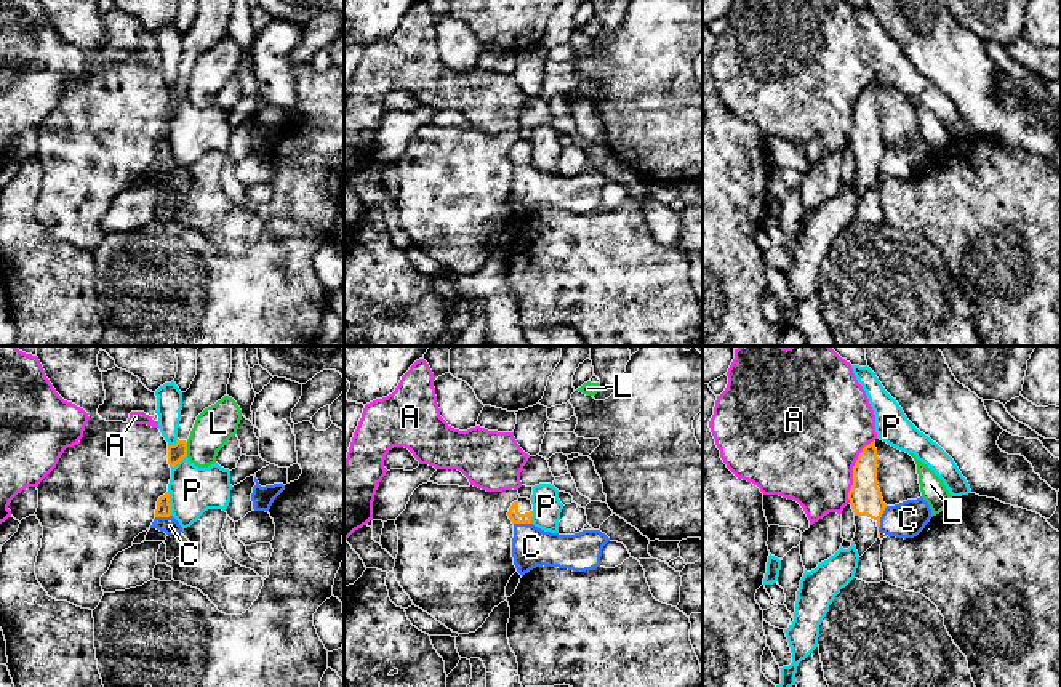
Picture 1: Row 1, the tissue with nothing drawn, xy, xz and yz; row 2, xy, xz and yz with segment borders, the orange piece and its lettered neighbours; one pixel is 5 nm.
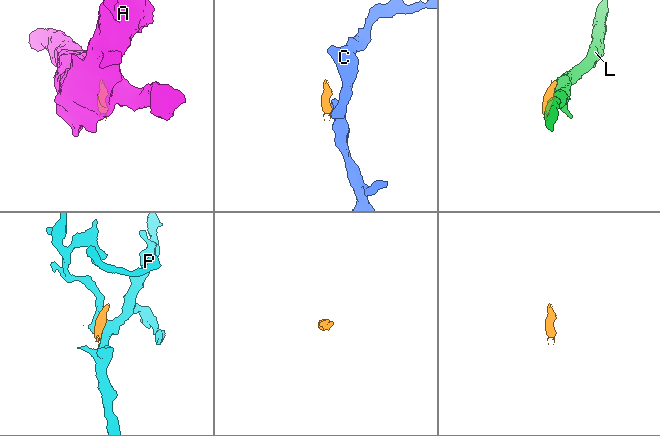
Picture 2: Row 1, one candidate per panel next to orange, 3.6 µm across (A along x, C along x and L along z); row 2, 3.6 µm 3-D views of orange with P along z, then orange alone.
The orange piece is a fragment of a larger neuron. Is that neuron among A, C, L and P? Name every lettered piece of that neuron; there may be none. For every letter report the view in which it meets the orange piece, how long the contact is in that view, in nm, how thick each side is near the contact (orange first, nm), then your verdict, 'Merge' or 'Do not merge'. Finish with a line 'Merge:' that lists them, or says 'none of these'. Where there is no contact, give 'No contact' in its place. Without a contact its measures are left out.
A: Touches orange in yz. Shared border 340 nm. Thickness 160 nm (orange) against 480 nm. Do not merge
C: Touches orange in yz. Shared border 120 nm. Thickness 160 nm (orange) against 180 nm. Do not merge
L: Touches orange in xy. Shared border 70 nm. Thickness 90 nm (orange) against 190 nm. Do not merge
P: Touches orange in xy. Shared border 130 nm. Thickness 80 nm (orange) against 240 nm. Do not merge
Merge: none of these

